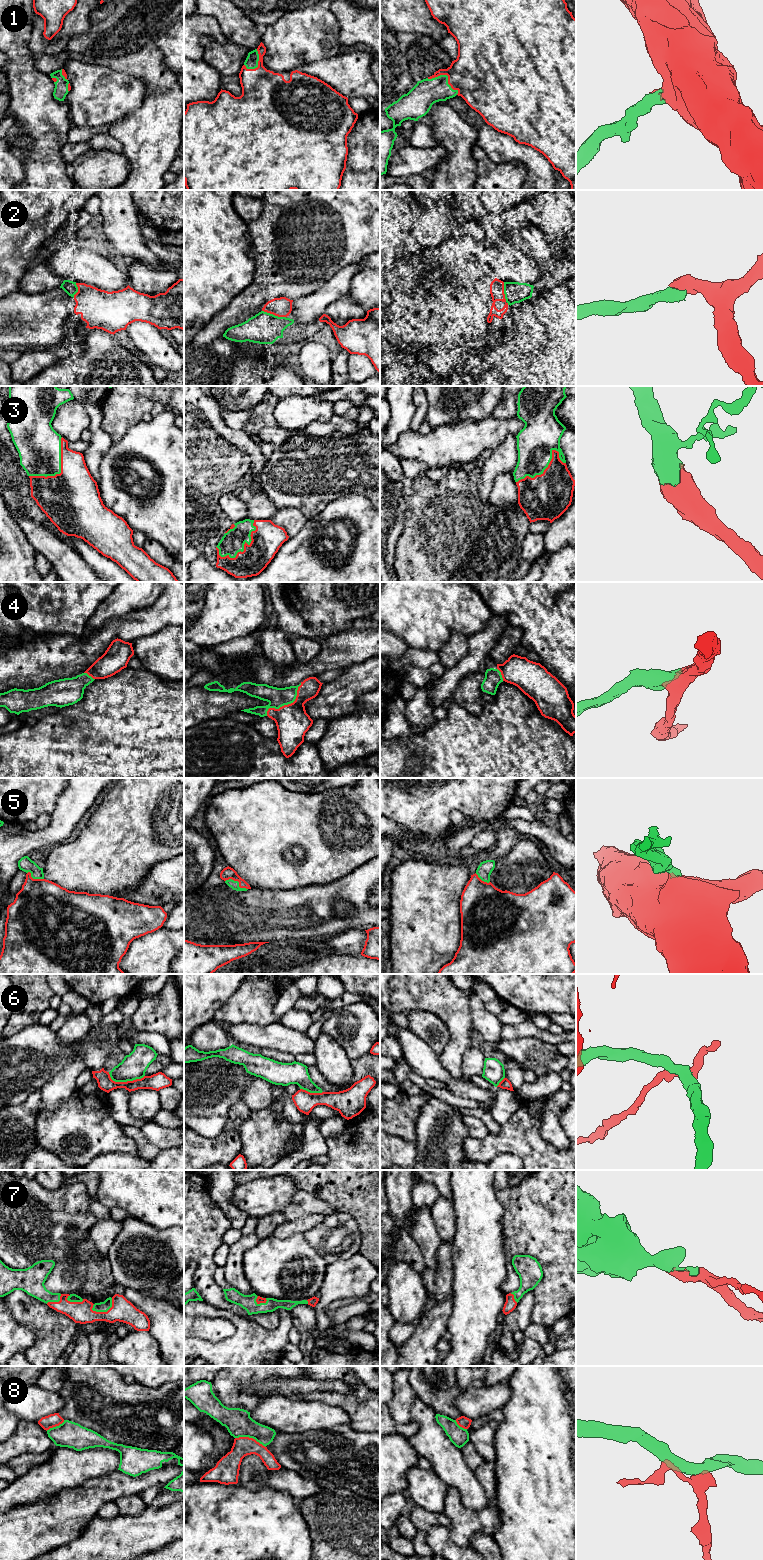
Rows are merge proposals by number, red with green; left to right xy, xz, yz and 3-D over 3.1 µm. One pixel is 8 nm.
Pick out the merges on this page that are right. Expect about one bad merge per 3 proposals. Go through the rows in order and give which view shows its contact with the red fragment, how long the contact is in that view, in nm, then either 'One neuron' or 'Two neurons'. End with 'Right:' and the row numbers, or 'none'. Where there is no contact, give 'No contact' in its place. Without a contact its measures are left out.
1: Touches red in yz. Shared border 280 nm. One neuron
2: Touches red in xz. Shared border 200 nm. Two neurons
3: Touches red in xz. Shared border 400 nm. One neuron
4: Touches red in xz. Shared border 380 nm. One neuron
5: Touches red in xz. Shared border 200 nm. One neuron
6: Touches red in xy. Shared border 300 nm. Two neurons
7: Touches red in xy. Shared border 200 nm. One neuron
8: Touches red in xz. Shared border 260 nm. Two neurons
Right: 1, 3, 4, 5, 7

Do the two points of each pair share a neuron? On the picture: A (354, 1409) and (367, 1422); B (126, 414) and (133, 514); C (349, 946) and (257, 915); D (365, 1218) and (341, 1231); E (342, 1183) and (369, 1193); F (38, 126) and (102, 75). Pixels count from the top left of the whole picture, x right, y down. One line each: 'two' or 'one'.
A: one
B: two
C: two
D: two
E: one
F: two

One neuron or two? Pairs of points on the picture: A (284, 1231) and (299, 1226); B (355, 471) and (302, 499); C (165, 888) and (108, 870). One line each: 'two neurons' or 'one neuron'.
A: one neuron
B: one neuron
C: two neurons

